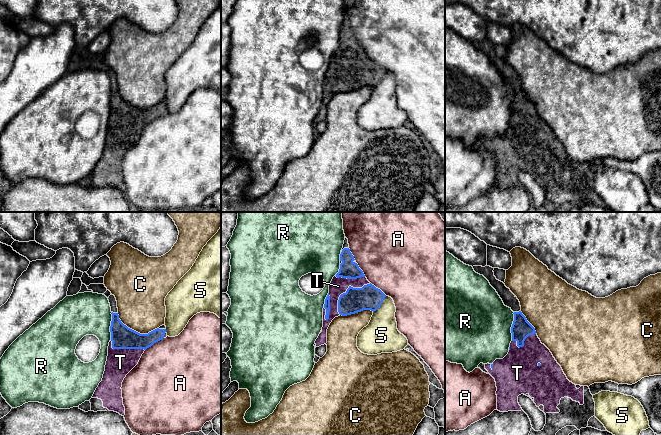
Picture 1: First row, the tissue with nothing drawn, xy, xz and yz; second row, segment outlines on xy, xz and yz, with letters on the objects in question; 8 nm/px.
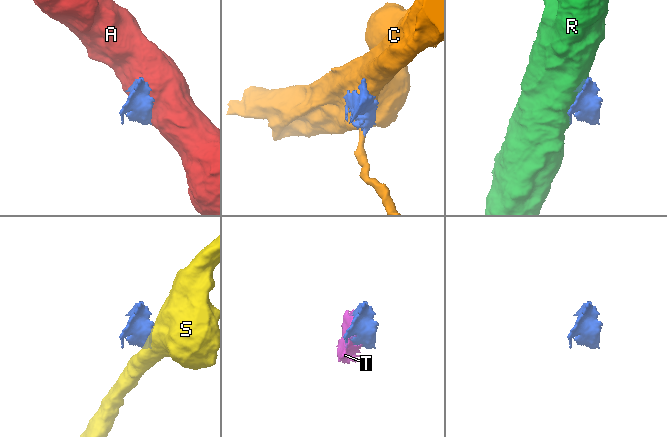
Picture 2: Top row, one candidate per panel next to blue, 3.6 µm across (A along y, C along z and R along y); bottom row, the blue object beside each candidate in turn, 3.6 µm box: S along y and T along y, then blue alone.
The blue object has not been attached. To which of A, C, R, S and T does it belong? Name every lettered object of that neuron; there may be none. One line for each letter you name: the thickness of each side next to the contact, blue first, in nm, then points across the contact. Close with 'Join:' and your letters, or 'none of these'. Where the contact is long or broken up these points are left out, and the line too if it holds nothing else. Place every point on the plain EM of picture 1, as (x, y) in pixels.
T: Thickness 200 nm (blue) against 140 nm
Join: T

